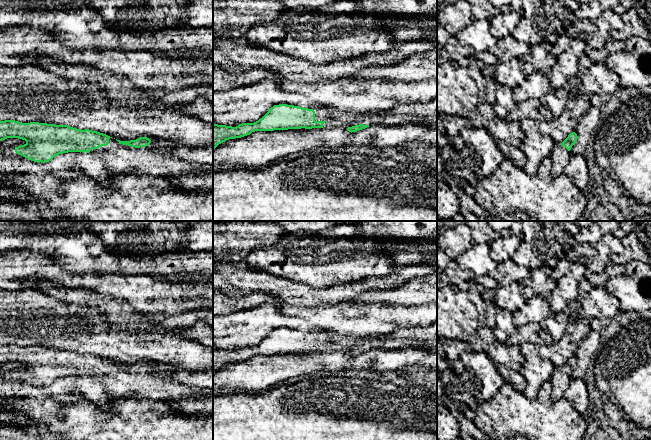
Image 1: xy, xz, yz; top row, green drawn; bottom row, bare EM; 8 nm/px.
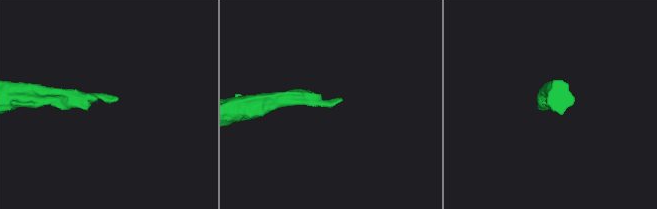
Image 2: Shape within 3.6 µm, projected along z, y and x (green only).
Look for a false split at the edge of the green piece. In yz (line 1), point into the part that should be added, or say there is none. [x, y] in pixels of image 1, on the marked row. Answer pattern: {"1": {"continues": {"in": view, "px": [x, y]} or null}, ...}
{"1": {"continues": {"in": "yz", "px": [560, 156]}}}

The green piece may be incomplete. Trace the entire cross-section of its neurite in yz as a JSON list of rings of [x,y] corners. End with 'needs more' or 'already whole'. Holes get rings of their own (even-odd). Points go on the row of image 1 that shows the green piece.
[[[572,132],[568,137],[561,143],[554,143],[553,150],[550,158],[552,161],[551,175],[557,177],[564,174],[565,168],[571,158],[571,148],[577,142],[578,136],[575,132]]]; needs more

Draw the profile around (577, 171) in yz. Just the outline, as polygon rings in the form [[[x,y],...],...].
[[[571,155],[564,174],[571,180],[572,184],[577,189],[583,192],[590,179],[587,161],[584,155]]]

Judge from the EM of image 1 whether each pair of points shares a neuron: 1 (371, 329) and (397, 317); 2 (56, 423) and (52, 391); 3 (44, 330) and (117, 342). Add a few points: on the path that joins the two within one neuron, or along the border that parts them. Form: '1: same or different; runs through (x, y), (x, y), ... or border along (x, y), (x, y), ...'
1: same; runs through (377, 323), (382, 318), (391, 317)
2: different; border along (30, 397), (76, 403)
3: different; border along (107, 331), (95, 334), (84, 333)

